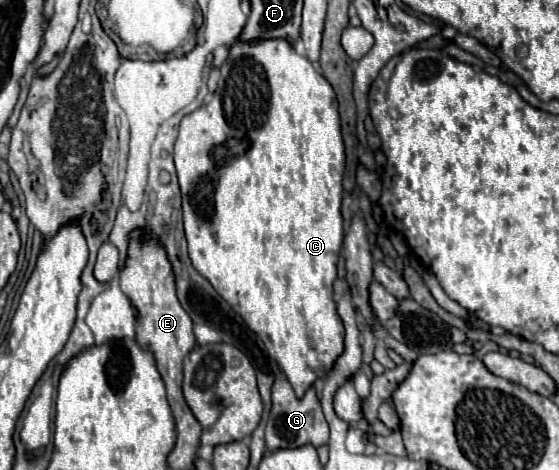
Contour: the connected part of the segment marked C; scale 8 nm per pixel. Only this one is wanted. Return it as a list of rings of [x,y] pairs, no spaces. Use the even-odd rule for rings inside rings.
[[[258,38],[258,40],[234,40],[230,44],[230,52],[226,58],[226,64],[220,68],[220,82],[216,92],[212,94],[212,100],[192,114],[184,116],[180,122],[180,134],[174,146],[174,164],[180,180],[182,190],[182,210],[184,210],[184,230],[188,240],[188,254],[192,260],[192,266],[214,286],[214,290],[232,306],[232,310],[242,316],[242,320],[248,324],[252,332],[260,340],[264,340],[264,346],[268,354],[278,362],[284,376],[292,384],[298,398],[306,392],[310,384],[318,376],[324,376],[326,370],[332,368],[338,354],[342,354],[342,342],[344,342],[344,330],[342,320],[336,314],[336,304],[332,300],[332,282],[336,280],[336,262],[342,248],[344,228],[342,228],[342,174],[344,174],[344,142],[340,136],[340,118],[338,118],[338,100],[334,110],[334,90],[330,82],[318,74],[312,66],[312,62],[306,56],[296,54],[294,46],[284,38]]]

